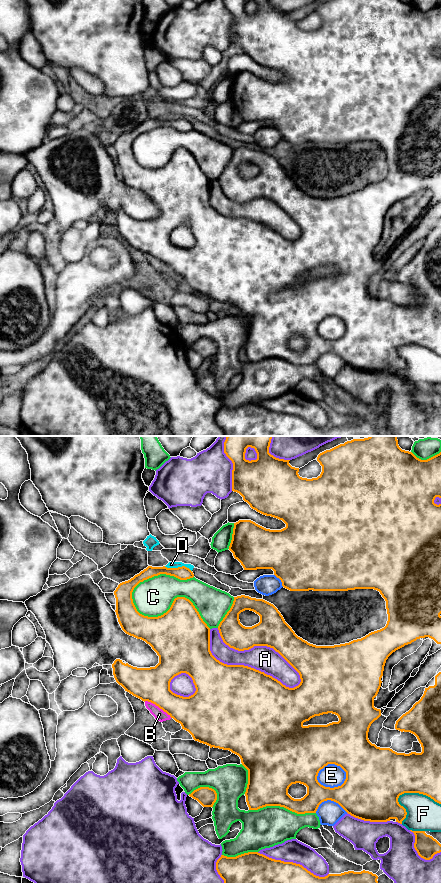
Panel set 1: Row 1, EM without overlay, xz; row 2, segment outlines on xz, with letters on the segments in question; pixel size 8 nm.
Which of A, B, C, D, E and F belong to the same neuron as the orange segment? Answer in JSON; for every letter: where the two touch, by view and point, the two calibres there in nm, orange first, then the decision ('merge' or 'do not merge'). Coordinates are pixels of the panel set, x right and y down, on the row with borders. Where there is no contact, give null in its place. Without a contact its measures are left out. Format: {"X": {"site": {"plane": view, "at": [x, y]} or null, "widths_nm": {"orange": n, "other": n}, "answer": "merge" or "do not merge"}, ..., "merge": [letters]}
{"A": {"site": {"plane": "xz", "at": [243, 665]}, "widths_nm": {"orange": 500, "other": 200}, "answer": "do not merge"}, "B": {"site": {"plane": "xz", "at": [158, 706]}, "widths_nm": {"orange": 280, "other": 90}, "answer": "merge"}, "C": {"site": {"plane": "xz", "at": [170, 607]}, "widths_nm": {"orange": 440, "other": 300}, "answer": "do not merge"}, "D": {"site": {"plane": "xz", "at": [178, 567]}, "widths_nm": {"orange": 110, "other": 50}, "answer": "merge"}, "E": {"site": {"plane": "xz", "at": [328, 763]}, "widths_nm": {"orange": 440, "other": 180}, "answer": "do not merge"}, "F": {"site": {"plane": "xz", "at": [419, 793]}, "widths_nm": {"orange": 340, "other": 280}, "answer": "merge"}, "merge": ["B", "D", "F"]}

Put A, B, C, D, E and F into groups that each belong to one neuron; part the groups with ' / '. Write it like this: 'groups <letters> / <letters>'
groups A / B D F / C / E

